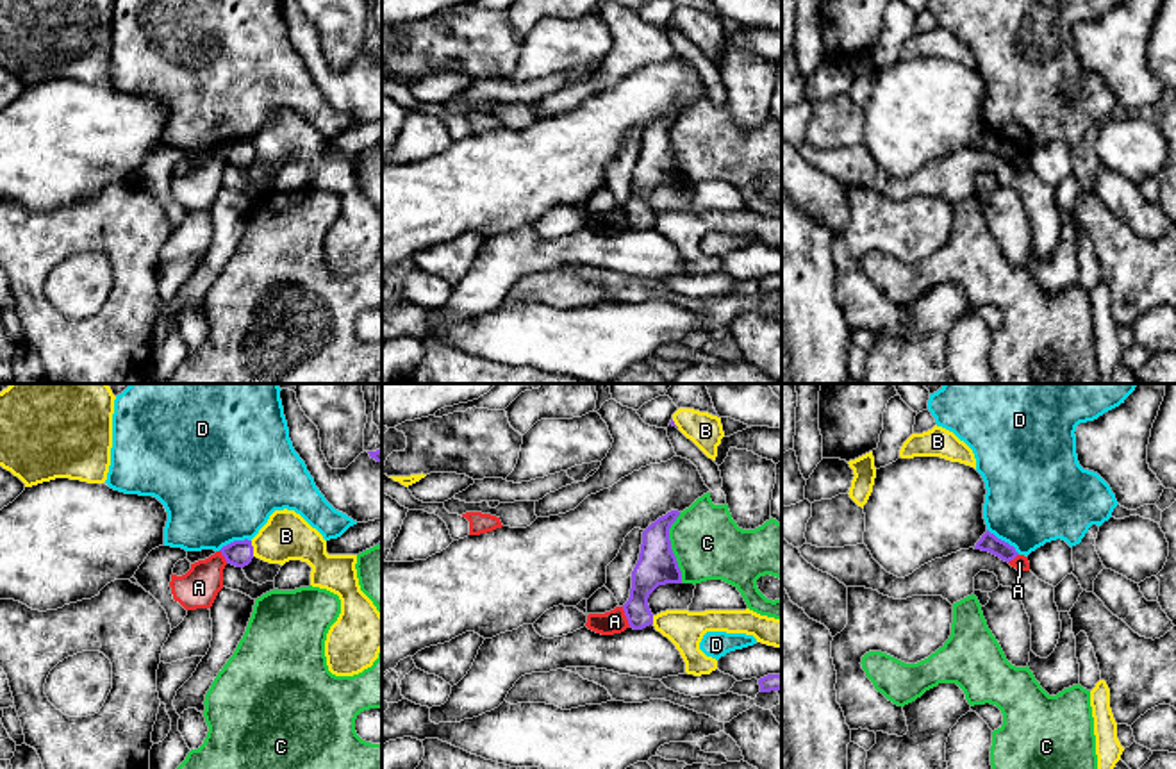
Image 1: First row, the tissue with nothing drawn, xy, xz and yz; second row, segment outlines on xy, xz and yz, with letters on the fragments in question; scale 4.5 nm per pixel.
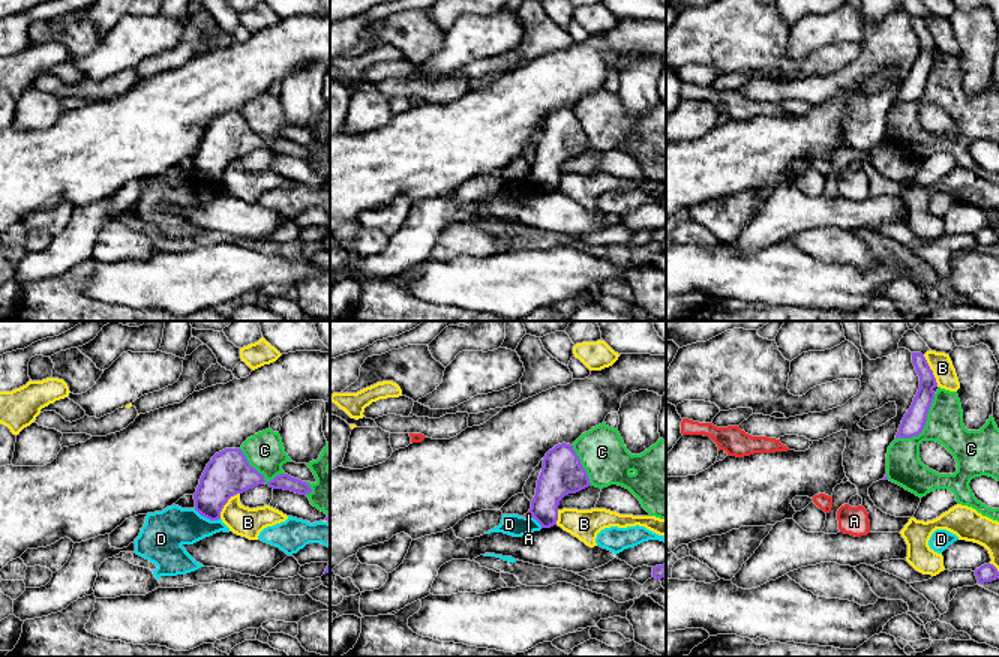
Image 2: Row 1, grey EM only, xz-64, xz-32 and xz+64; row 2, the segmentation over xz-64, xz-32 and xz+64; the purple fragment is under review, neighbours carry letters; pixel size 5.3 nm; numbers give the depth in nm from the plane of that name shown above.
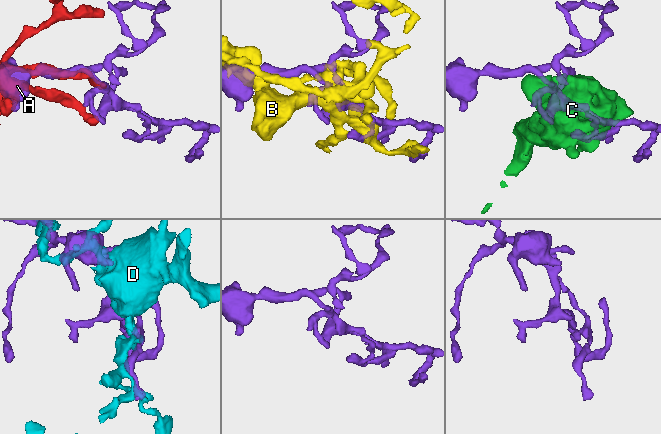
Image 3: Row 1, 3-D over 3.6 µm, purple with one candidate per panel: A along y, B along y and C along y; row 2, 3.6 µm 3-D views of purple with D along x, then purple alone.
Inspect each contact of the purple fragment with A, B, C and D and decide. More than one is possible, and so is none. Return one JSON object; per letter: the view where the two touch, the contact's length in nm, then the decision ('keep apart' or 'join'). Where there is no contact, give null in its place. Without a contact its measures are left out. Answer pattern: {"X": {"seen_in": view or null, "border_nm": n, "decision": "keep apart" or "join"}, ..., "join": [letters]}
{"A": {"seen_in": "xz", "border_nm": 100, "decision": "keep apart"}, "B": {"seen_in": "xy", "border_nm": 70, "decision": "keep apart"}, "C": {"seen_in": "xz", "border_nm": 320, "decision": "keep apart"}, "D": {"seen_in": "yz", "border_nm": 190, "decision": "keep apart"}, "join": []}

